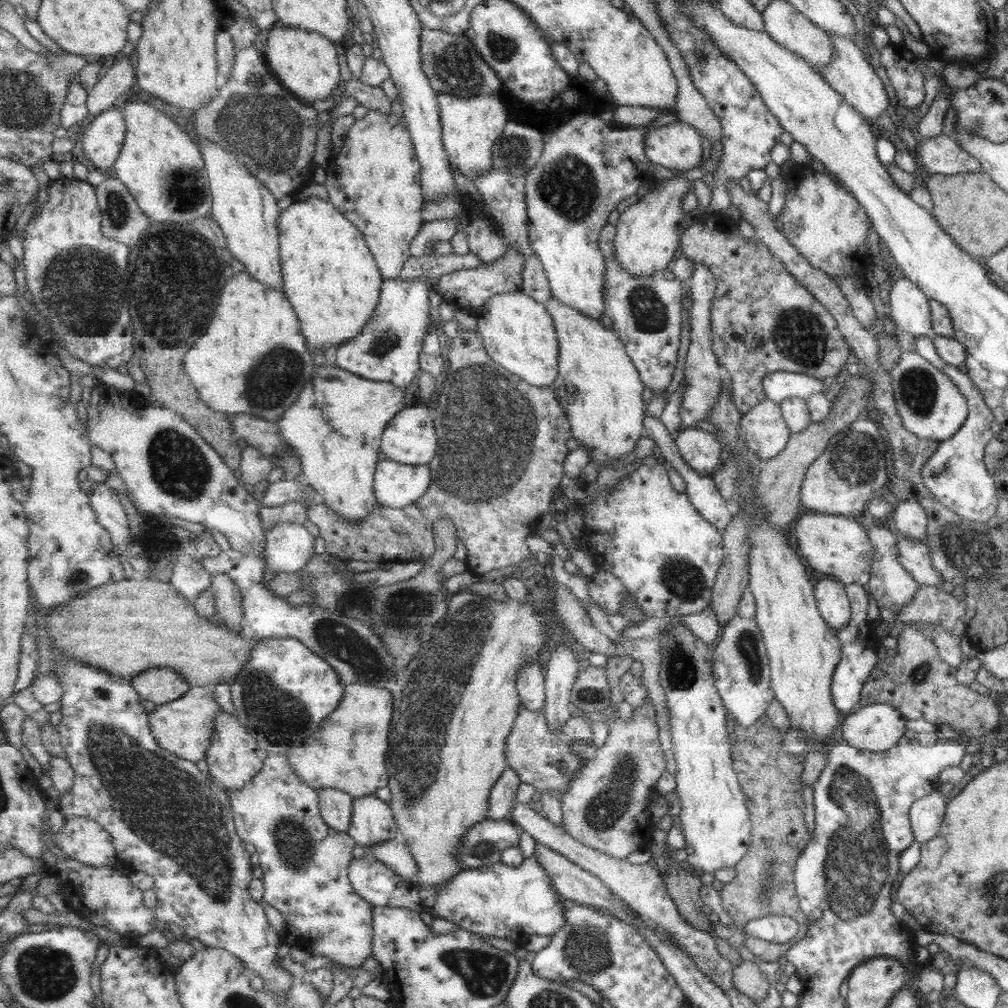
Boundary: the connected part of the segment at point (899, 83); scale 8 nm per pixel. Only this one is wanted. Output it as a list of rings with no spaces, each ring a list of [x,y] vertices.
[[[889,45],[883,51],[880,65],[884,66],[890,84],[896,92],[898,105],[912,109],[925,99],[924,77],[920,71],[918,57],[907,52],[906,59],[899,59],[897,48]]]

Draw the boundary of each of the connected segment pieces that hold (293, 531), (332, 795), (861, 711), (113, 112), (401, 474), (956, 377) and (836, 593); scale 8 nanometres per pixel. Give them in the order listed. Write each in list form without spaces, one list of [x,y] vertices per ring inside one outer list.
[[[276,523],[267,532],[265,550],[272,576],[299,574],[316,553],[316,536],[296,523]]]
[[[323,788],[320,792],[321,811],[325,821],[340,832],[349,831],[355,815],[356,798],[338,788]]]
[[[889,704],[859,706],[844,715],[839,726],[839,739],[870,752],[882,752],[894,748],[906,732],[907,720]]]
[[[119,106],[100,114],[88,126],[81,150],[99,170],[113,170],[125,147],[129,125]]]
[[[387,459],[377,468],[377,497],[382,504],[405,509],[428,494],[433,486],[431,464],[402,464]]]
[[[917,338],[914,352],[930,361],[930,364],[939,368],[943,374],[946,374],[947,378],[950,378],[951,382],[956,384],[967,400],[969,412],[958,432],[955,432],[954,436],[946,440],[939,441],[933,455],[922,465],[921,477],[924,486],[932,491],[940,504],[963,519],[986,522],[991,516],[994,516],[999,505],[997,485],[984,461],[986,444],[994,436],[997,436],[992,427],[994,422],[992,411],[988,408],[982,398],[982,393],[974,386],[970,378],[964,372],[961,372],[958,367],[944,362],[937,355],[934,343],[931,342],[930,338]]]
[[[824,575],[818,578],[814,586],[814,596],[822,619],[838,631],[848,625],[851,616],[845,586],[834,577]]]

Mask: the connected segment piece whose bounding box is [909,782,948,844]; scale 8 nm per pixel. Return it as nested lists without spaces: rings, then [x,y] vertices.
[[[942,782],[921,799],[915,800],[909,810],[911,829],[916,841],[921,844],[937,835],[945,815],[948,798],[940,792]]]

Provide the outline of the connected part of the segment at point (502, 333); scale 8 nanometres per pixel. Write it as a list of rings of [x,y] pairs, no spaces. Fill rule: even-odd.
[[[525,292],[508,293],[493,296],[483,307],[477,309],[477,313],[479,332],[485,337],[486,348],[494,360],[534,386],[554,386],[560,376],[561,339],[560,332],[557,331],[557,321],[547,305]]]

